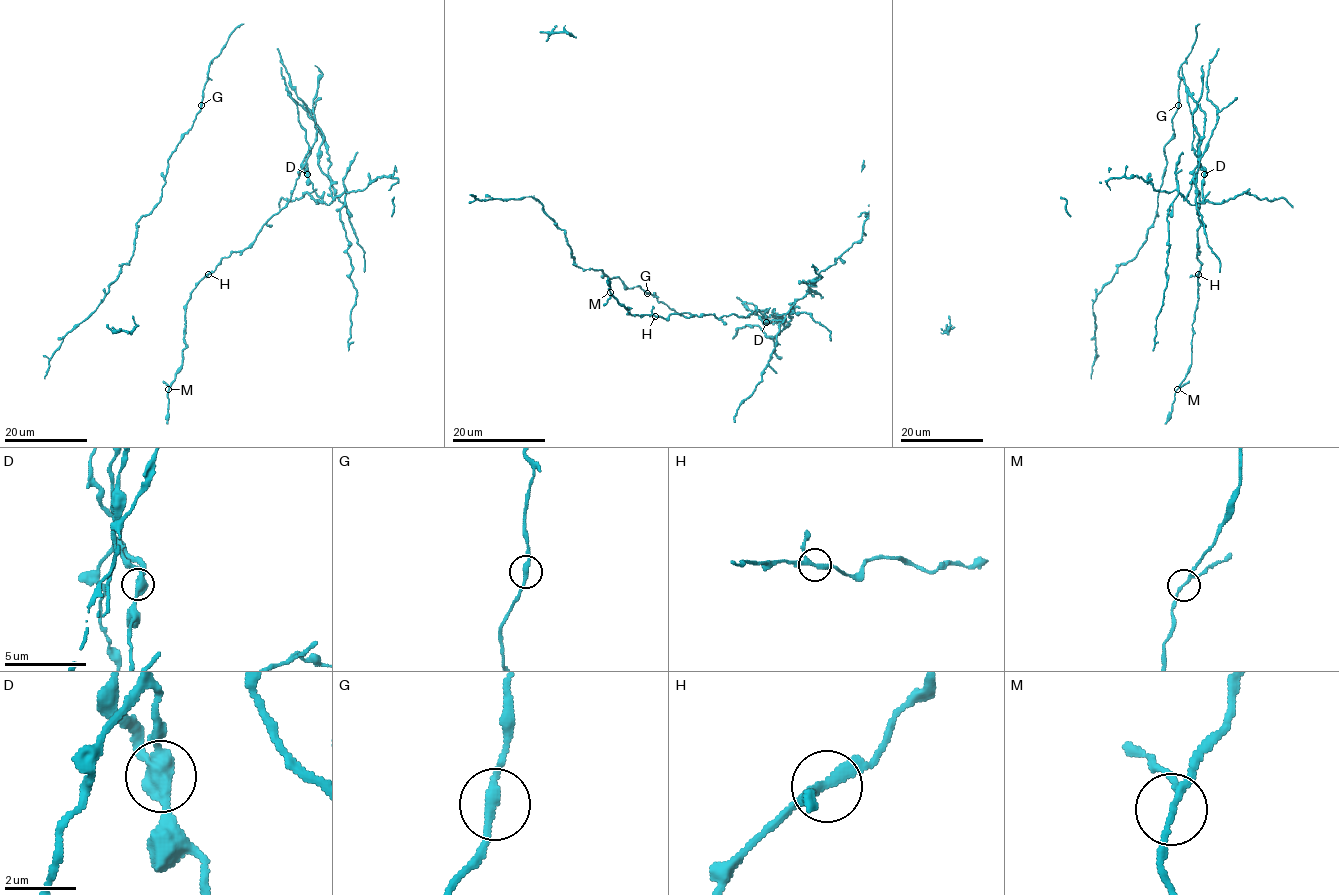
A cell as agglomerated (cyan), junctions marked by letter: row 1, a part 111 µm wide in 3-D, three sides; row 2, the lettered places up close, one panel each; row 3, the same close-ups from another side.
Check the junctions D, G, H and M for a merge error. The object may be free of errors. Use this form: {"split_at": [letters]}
{"split_at": ["D"]}

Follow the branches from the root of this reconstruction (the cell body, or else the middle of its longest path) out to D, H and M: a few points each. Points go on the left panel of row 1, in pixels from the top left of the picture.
D: (277, 49), (290, 78), (290, 87), (308, 108), (325, 141), (333, 199), (329, 204), (316, 194), (307, 174)
H: (277, 49), (325, 141), (333, 200), (316, 194), (306, 164), (256, 239), (208, 274)
M: (277, 49), (325, 141), (333, 200), (316, 194), (306, 164), (256, 239), (197, 285), (182, 364), (168, 389)

